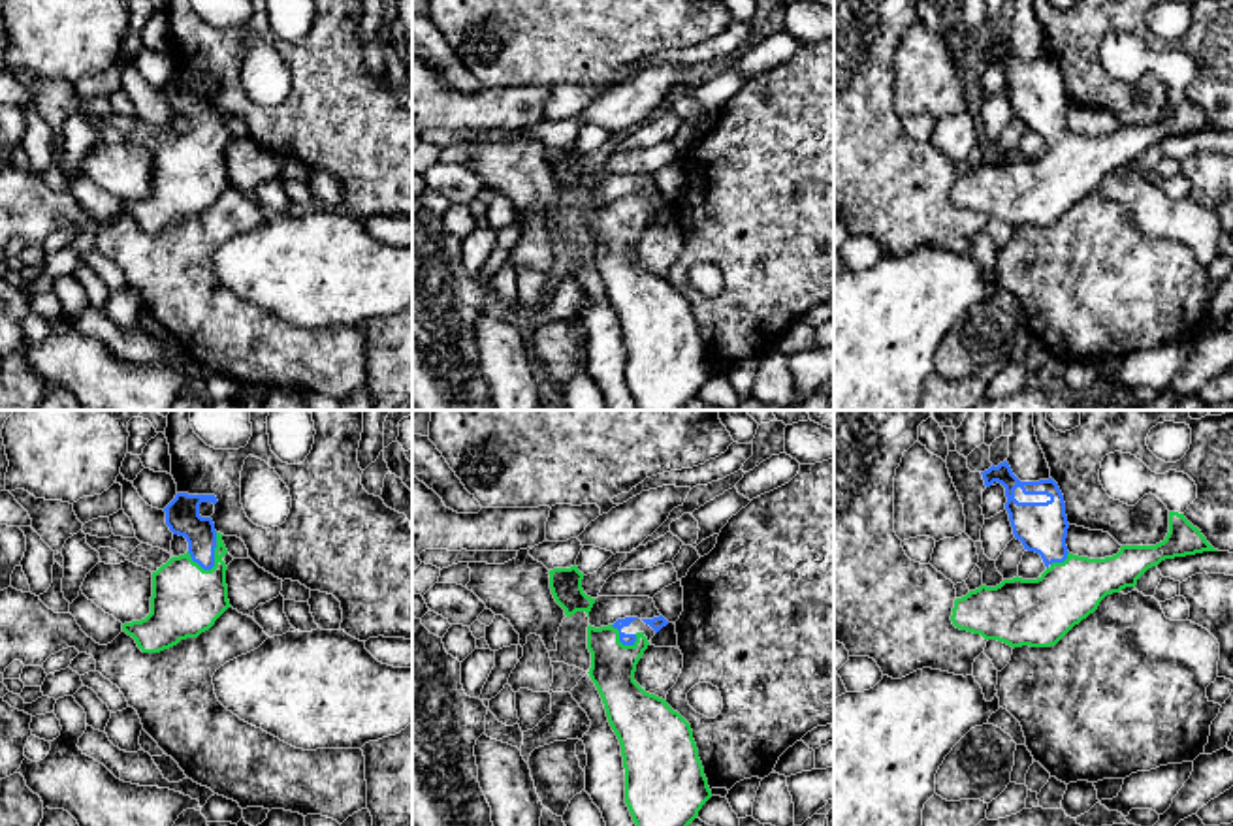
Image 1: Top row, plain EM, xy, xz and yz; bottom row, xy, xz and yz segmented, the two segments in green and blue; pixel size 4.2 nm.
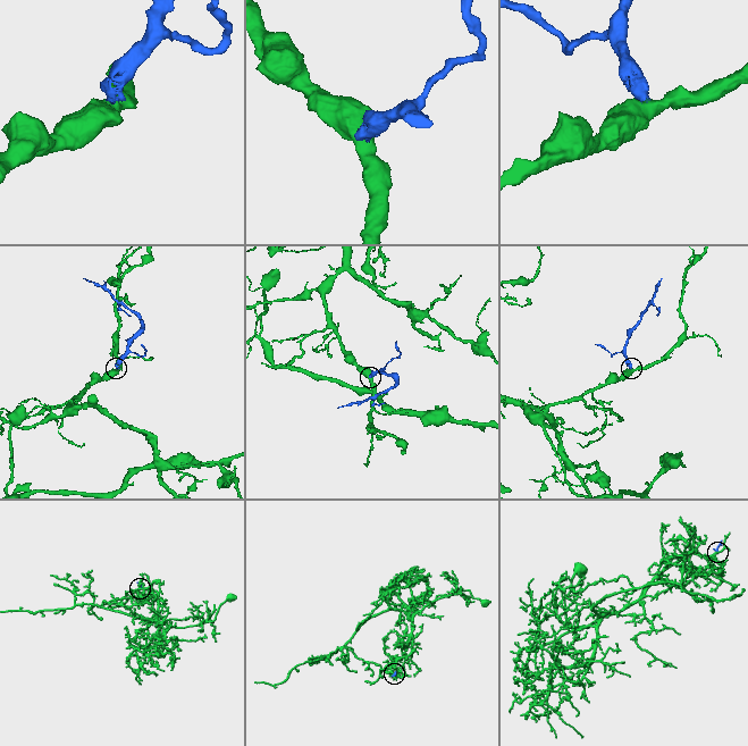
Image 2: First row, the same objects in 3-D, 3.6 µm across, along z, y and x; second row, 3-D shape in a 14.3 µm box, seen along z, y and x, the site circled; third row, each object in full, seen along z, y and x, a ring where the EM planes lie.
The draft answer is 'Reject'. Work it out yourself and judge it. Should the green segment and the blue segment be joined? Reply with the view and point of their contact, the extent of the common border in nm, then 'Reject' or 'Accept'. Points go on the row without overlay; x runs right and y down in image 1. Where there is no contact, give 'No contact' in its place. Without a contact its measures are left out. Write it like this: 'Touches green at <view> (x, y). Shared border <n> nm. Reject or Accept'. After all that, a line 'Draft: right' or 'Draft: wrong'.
Touches green at xy (215, 132). Shared border 180 nm. Accept
Draft: wrong

